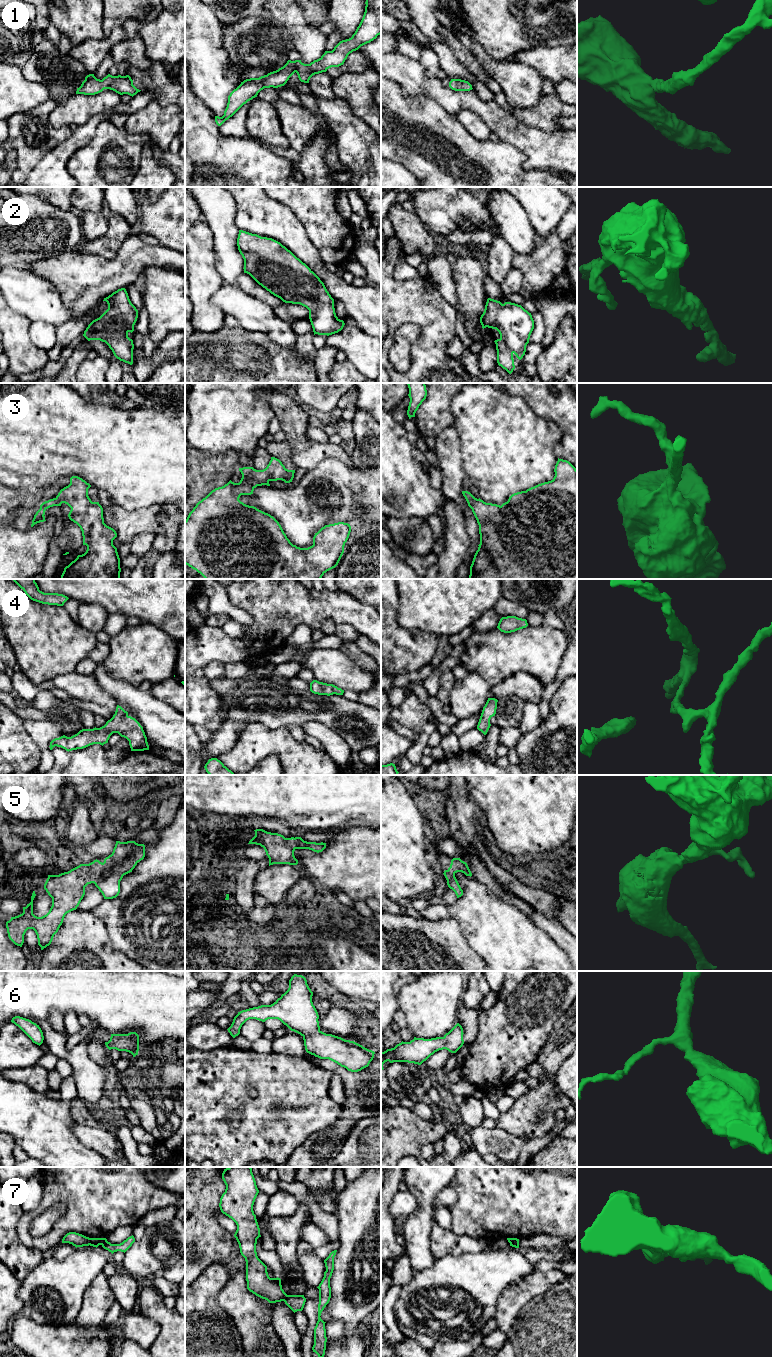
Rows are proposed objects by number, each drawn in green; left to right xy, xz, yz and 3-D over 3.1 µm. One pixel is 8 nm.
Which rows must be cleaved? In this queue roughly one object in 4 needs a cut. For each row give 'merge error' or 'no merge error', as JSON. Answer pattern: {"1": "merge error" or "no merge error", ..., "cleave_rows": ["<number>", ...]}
{"1": "no merge error", "2": "no merge error", "3": "no merge error", "4": "no merge error", "5": "no merge error", "6": "no merge error", "7": "merge error", "cleave_rows": ["7"]}

